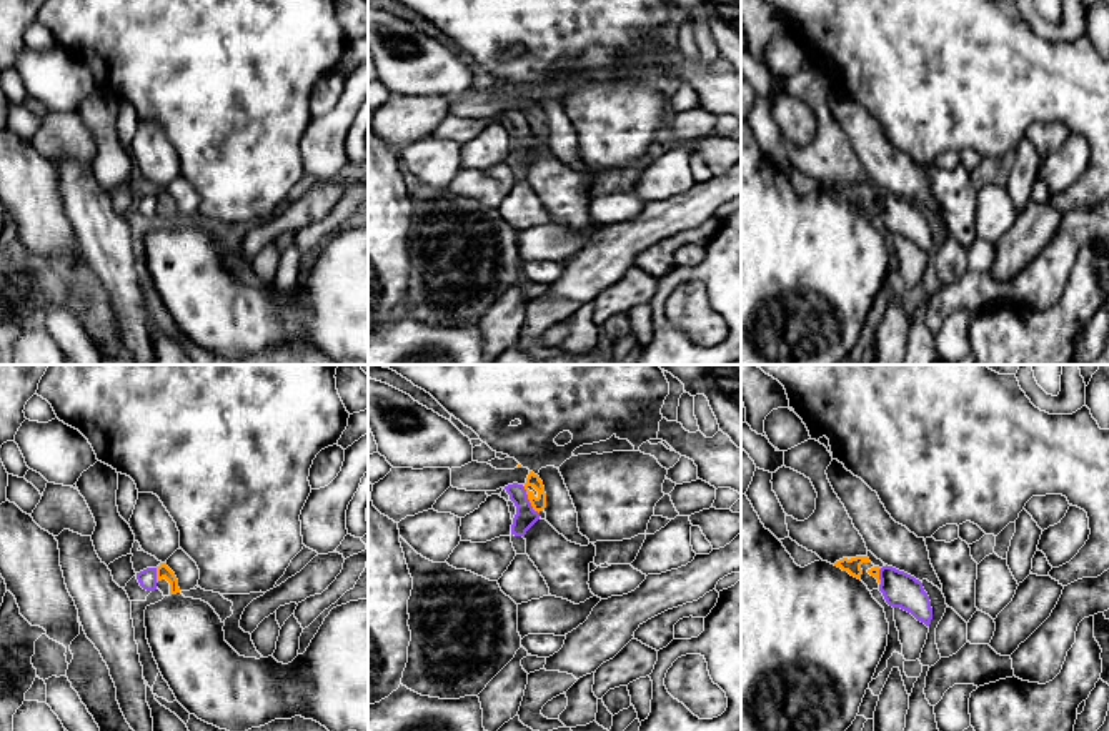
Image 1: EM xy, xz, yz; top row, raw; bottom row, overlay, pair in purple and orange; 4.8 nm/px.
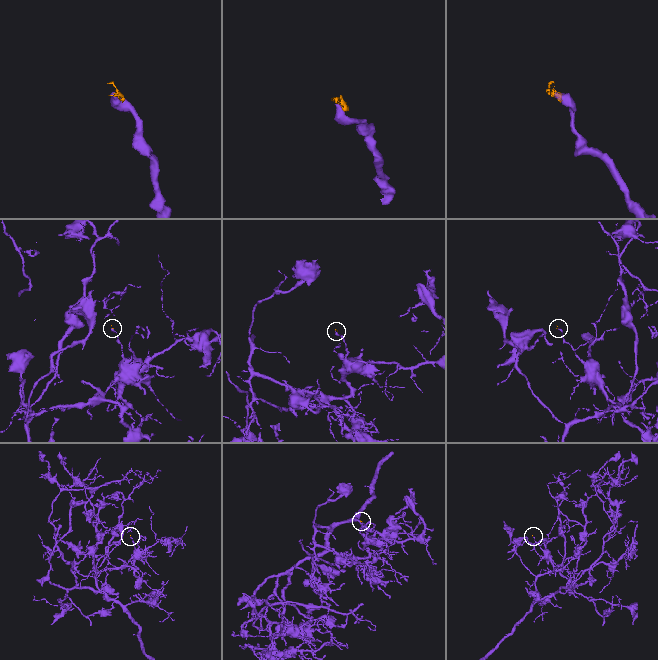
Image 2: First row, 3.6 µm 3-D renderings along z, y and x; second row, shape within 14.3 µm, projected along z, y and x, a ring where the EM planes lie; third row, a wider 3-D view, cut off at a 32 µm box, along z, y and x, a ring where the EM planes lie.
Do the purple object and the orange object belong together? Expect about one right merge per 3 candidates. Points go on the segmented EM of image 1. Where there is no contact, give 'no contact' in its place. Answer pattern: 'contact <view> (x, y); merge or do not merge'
contact xz (528, 500); do not merge

